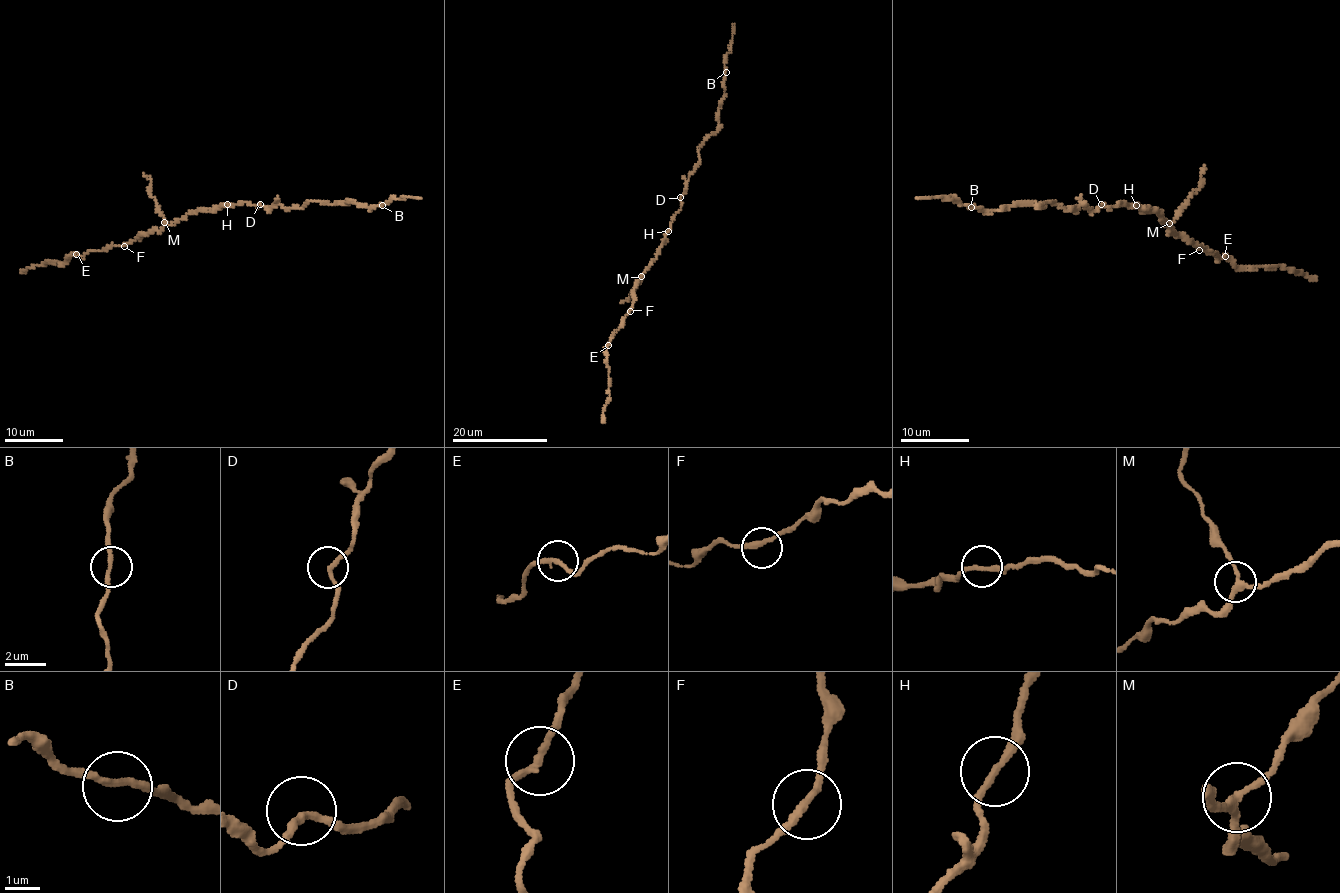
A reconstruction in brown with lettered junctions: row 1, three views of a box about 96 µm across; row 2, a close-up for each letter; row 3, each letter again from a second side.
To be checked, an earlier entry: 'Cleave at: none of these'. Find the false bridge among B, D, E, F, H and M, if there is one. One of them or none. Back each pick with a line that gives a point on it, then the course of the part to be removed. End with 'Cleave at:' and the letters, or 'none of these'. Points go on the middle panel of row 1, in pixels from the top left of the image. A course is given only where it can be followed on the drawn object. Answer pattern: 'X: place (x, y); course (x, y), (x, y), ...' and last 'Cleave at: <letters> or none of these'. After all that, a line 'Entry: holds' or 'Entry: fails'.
E: place (608, 345); course (609, 345), (605, 360), (609, 398), (603, 423)
Cleave at: E
Entry: fails

